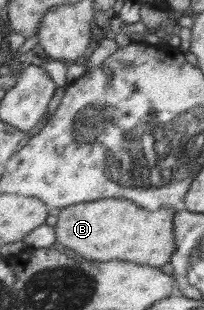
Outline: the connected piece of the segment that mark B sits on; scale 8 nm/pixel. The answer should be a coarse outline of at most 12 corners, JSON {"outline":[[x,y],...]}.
{"outline":[[122,198],[60,210],[56,241],[82,258],[170,262],[174,207]]}

